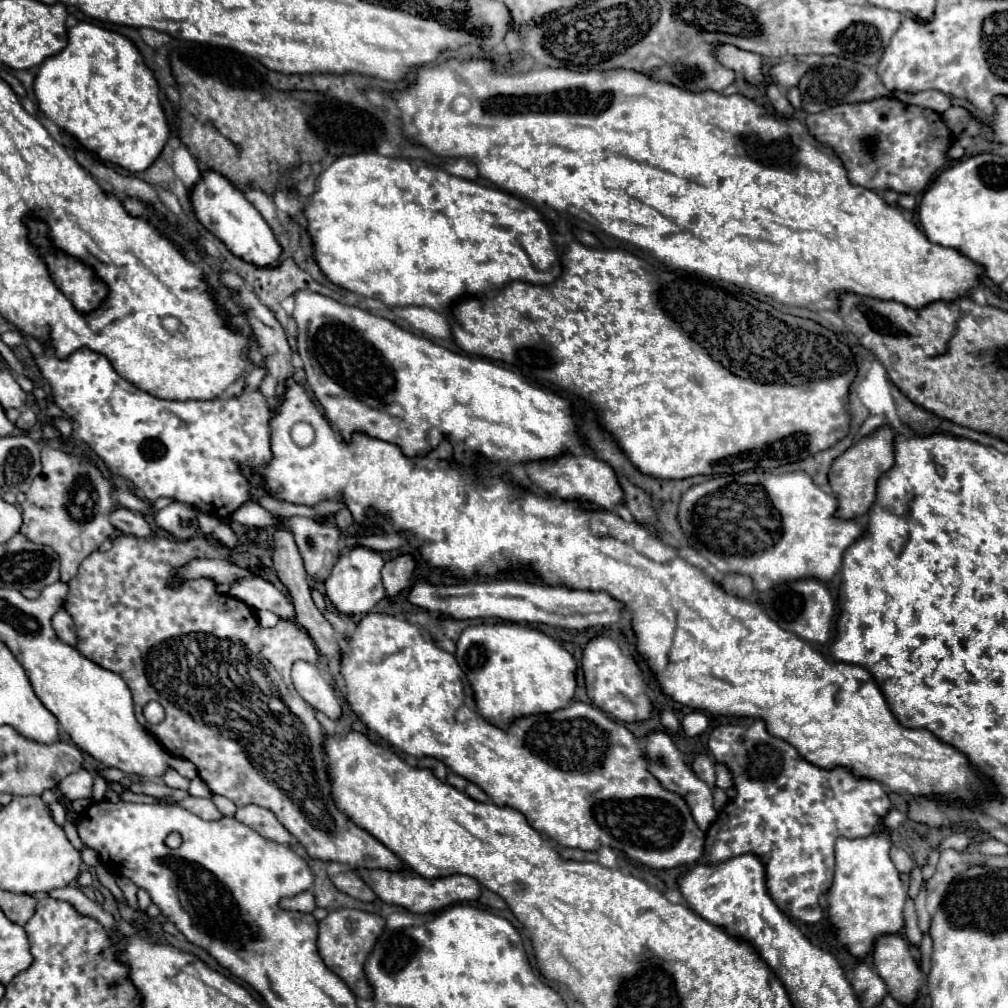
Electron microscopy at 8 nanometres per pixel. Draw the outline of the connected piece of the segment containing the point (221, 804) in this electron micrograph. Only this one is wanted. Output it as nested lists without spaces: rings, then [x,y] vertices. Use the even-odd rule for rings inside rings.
[[[213,796],[211,800],[213,800],[213,802],[215,802],[215,806],[219,808],[219,812],[221,812],[221,814],[225,814],[225,816],[233,816],[233,814],[235,814],[235,810],[237,810],[237,808],[235,808],[235,804],[233,804],[229,798],[225,798],[225,796]]]

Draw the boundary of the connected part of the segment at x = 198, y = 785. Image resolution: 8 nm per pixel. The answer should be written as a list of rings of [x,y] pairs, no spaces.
[[[197,776],[197,778],[193,778],[191,780],[191,786],[189,786],[189,790],[187,790],[191,796],[199,796],[199,798],[211,798],[211,792],[209,792],[209,788],[207,788],[207,784]]]

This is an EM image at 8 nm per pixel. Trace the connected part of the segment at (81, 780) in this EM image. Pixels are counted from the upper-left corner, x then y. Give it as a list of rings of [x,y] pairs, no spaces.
[[[81,768],[79,772],[69,774],[65,780],[59,782],[59,792],[63,792],[65,798],[69,800],[79,800],[79,798],[91,798],[93,790],[93,774]]]

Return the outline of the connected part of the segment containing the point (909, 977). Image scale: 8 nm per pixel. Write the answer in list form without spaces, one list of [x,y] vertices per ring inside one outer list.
[[[899,934],[879,936],[873,946],[873,964],[897,1002],[905,1006],[915,1002],[923,980],[905,938]]]

